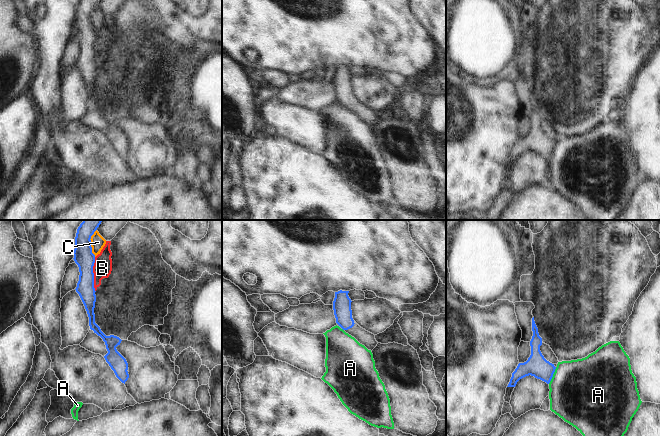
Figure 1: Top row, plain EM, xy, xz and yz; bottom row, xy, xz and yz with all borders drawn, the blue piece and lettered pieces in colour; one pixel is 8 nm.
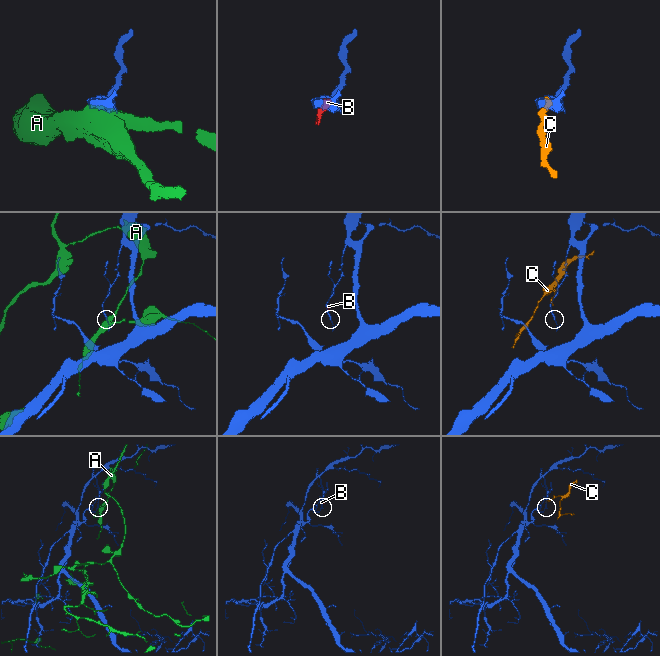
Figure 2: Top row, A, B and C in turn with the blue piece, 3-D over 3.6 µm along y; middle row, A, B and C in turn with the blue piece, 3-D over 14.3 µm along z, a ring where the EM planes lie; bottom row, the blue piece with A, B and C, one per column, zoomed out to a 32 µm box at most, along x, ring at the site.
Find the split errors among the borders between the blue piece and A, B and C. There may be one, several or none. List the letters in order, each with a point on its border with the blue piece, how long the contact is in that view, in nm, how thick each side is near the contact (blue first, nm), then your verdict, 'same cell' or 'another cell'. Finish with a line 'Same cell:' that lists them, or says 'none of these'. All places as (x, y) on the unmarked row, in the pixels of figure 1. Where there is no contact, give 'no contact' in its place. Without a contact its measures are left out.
A: meets blue in yz at (552, 151); contact 150 nm long; 170 nm thick on the blue side, 480 nm on the other; another cell
B: meets blue in xy at (93, 50); contact 280 nm long; 160 nm thick on the blue side, 150 nm on the other; another cell
C: meets blue in xy at (90, 19); contact 220 nm long; 160 nm thick on the blue side, 110 nm on the other; another cell
Same cell: none of these

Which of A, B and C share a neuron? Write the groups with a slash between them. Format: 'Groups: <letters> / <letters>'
Groups: A / B / C

